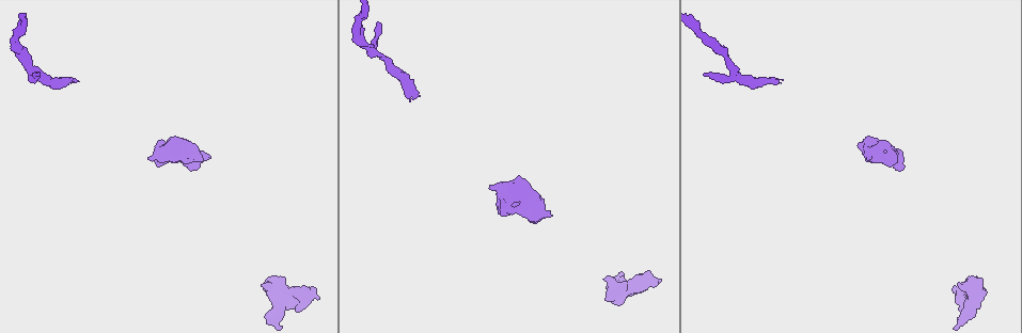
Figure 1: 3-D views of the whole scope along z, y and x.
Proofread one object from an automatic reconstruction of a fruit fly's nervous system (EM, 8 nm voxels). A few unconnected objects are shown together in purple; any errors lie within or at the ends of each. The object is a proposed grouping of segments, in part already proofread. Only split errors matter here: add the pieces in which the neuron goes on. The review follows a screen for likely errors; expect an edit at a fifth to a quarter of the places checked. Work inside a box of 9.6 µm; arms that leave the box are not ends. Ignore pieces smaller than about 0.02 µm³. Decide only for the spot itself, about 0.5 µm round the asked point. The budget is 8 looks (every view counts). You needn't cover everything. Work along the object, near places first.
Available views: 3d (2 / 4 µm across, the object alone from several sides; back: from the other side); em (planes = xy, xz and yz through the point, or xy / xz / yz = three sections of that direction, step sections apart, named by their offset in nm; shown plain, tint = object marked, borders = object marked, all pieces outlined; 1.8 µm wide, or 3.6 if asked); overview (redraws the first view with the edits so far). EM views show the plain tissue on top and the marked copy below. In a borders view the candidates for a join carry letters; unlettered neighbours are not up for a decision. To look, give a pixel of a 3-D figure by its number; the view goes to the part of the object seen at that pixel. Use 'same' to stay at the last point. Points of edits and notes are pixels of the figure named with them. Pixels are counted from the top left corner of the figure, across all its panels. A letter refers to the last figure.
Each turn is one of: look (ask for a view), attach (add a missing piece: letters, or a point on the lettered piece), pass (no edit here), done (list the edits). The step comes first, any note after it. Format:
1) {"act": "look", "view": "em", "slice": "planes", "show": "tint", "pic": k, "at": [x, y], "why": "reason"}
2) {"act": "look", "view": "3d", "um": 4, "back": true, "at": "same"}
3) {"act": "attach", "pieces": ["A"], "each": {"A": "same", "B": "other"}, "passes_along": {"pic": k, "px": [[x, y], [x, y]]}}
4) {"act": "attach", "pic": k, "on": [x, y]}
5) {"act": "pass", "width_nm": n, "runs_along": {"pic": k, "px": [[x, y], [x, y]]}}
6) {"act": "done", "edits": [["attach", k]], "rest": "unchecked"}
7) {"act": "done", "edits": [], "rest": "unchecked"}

{"act": "look", "view": "em", "slice": "planes", "show": "borders", "pic": 1, "at": [38, 73], "why": "free end"}

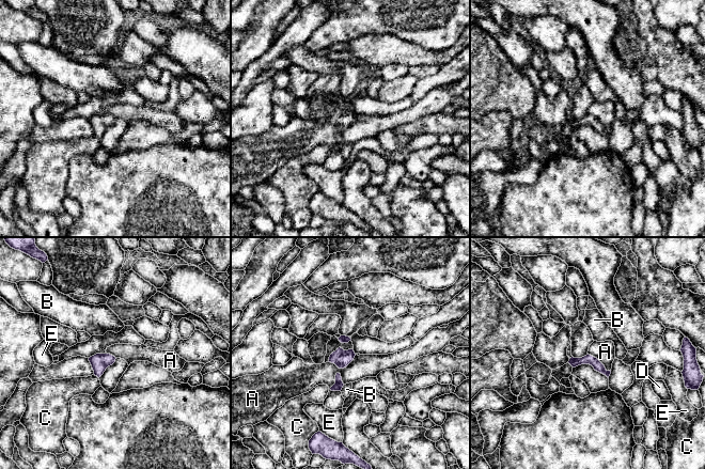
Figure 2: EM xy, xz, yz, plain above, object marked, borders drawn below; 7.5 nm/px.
{"act": "pass", "each": {"A": "other", "B": "other", "C": "other", "D": "other", "E": "other"}, "runs_along": {"pic": 2, "px": [[572, 360], [592, 360], [607, 373]]}, "found": "no lettered piece goes on from it"}

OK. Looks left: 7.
{"act": "look", "view": "em", "slice": "planes", "show": "tint", "pic": 1, "at": [414, 97], "why": "an open end"}

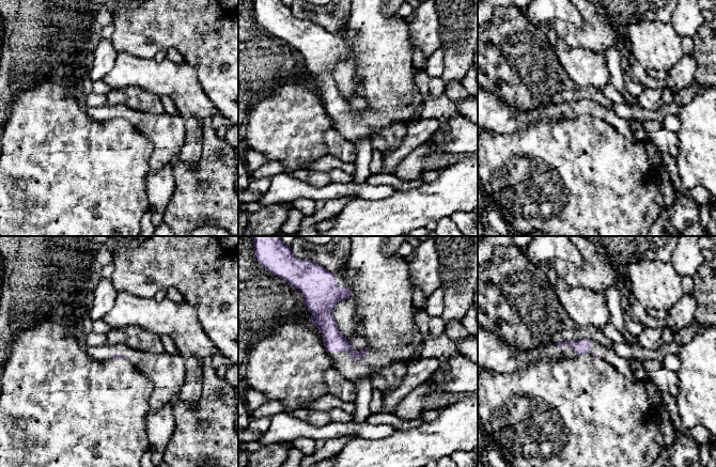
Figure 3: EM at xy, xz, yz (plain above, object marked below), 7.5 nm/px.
{"act": "look", "view": "em", "slice": "planes", "show": "borders", "at": "same", "why": "see the neighbours"}

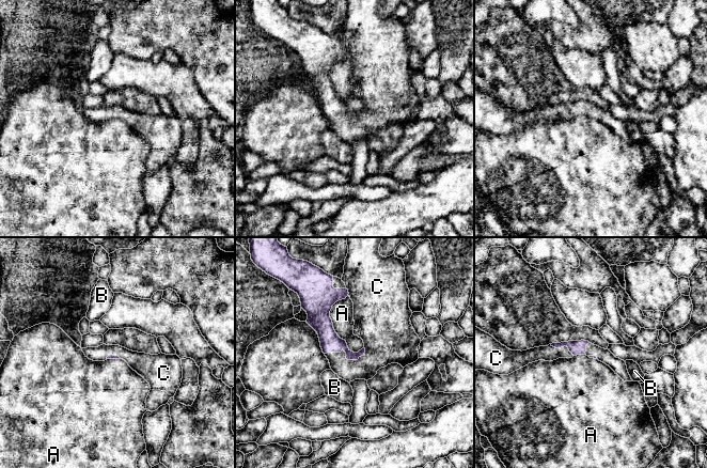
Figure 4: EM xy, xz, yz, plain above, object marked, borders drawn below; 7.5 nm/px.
{"act": "attach", "pieces": ["C"], "longest_contact_nm": ["A", 440], "each": {"A": "other", "B": "other", "C": "same"}, "found": "the neuron continues"}

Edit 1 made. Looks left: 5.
{"act": "look", "view": "em", "slice": "planes", "show": "tint", "pic": 1, "at": [209, 157], "why": "an open end"}

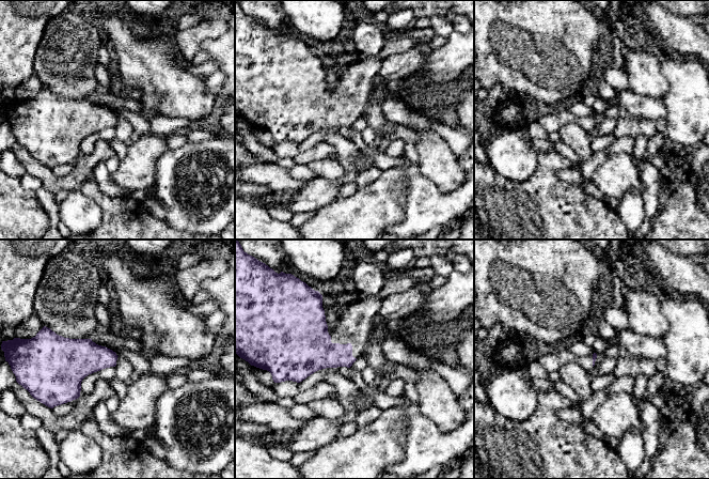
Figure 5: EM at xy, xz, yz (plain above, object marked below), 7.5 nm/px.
{"act": "look", "view": "em", "slice": "planes", "show": "borders", "at": "same", "why": "what lies round it"}

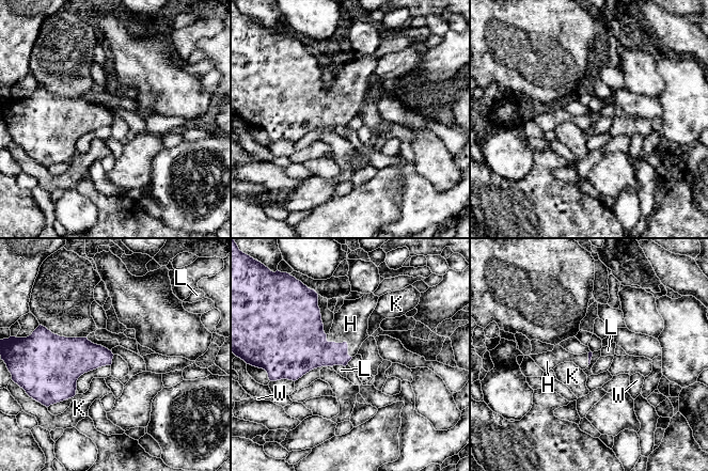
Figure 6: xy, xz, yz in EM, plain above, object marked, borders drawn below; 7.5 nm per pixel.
{"act": "attach", "pieces": ["H"], "each": {"H": "same", "K": "other", "L": "other", "W": "other"}, "passes_along": {"pic": 6, "px": [[308, 346], [341, 343], [350, 324]]}, "found": "it goes on there"}

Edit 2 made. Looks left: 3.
{"act": "done", "edits": [["attach", 4], ["attach", 6]], "rest": "unchecked"}

